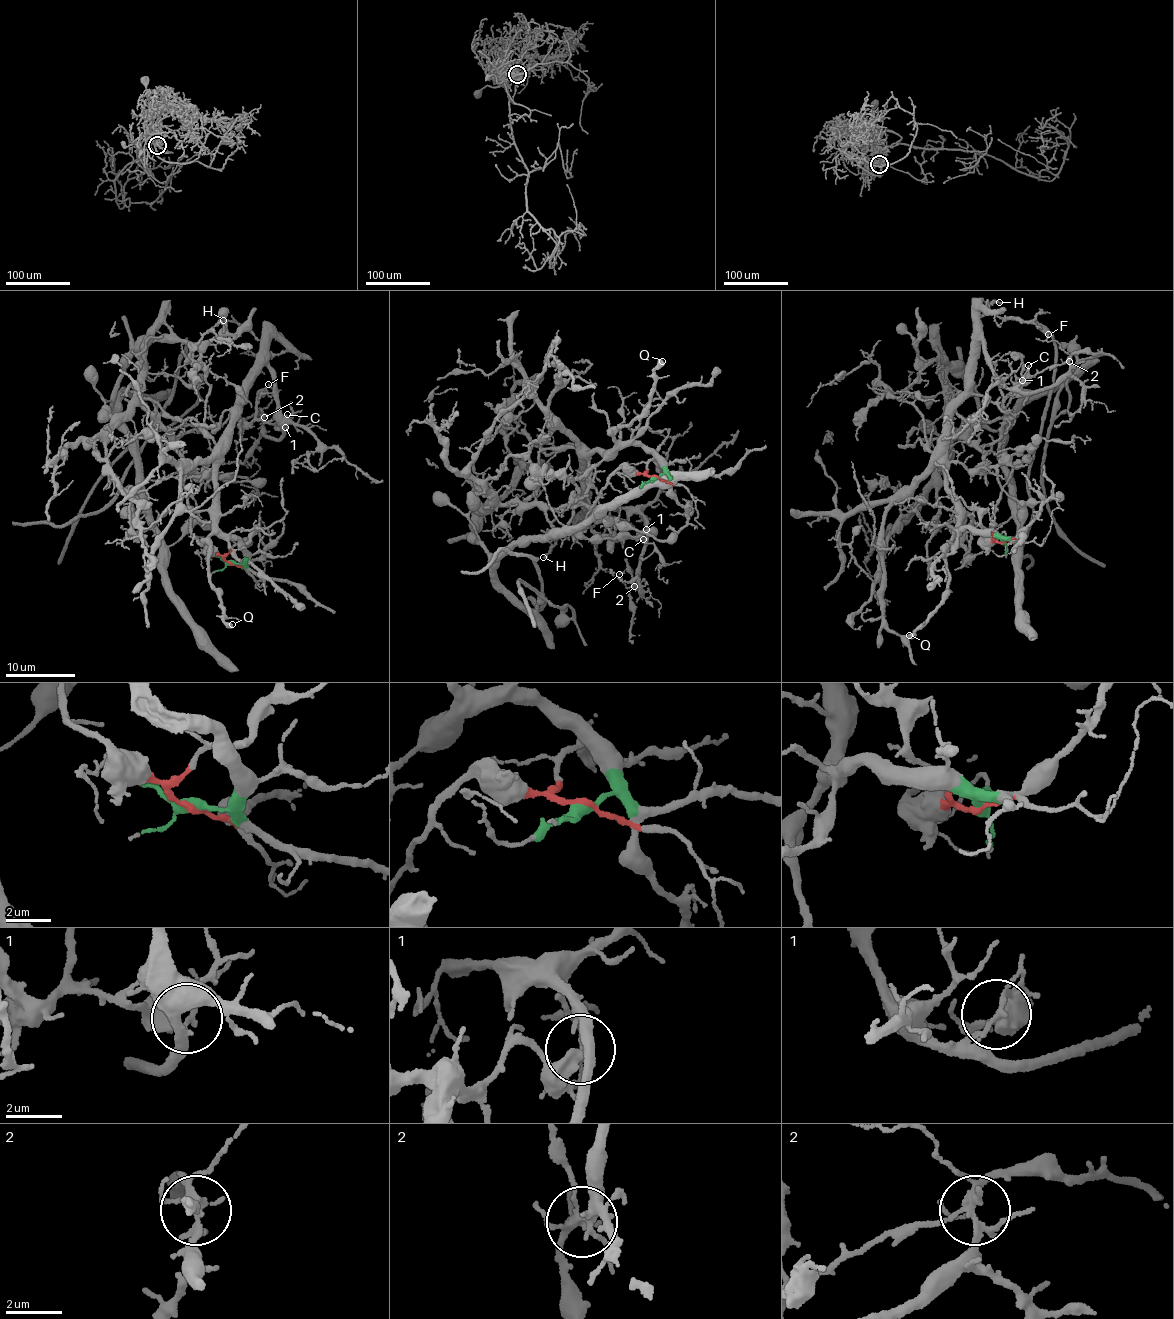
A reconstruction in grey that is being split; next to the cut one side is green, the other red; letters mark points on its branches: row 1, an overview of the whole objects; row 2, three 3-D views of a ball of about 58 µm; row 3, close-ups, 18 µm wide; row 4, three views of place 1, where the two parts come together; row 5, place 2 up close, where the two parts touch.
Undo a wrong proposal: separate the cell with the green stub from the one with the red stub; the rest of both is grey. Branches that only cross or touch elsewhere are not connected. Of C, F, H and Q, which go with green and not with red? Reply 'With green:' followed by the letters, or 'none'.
With green: C, F, H, Q

